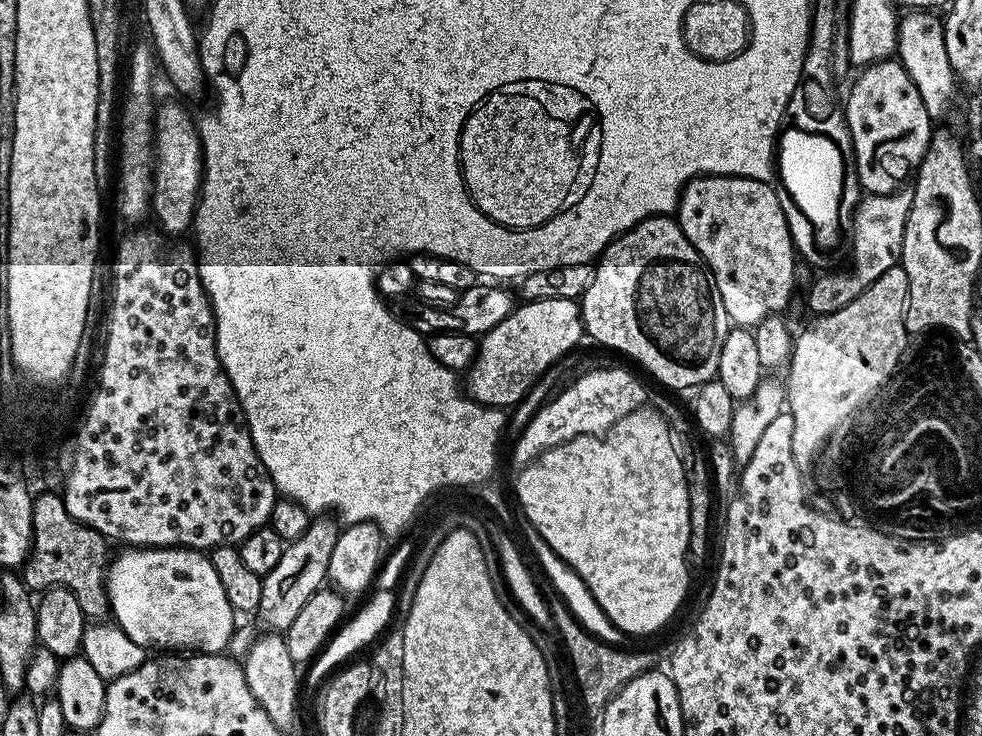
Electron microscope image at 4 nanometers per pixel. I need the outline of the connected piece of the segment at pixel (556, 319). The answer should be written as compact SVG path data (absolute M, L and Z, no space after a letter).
M546 298L517 303L498 326L479 337L476 359L466 373L466 391L480 404L508 410L531 390L532 383L555 360L562 359L585 336L577 301Z

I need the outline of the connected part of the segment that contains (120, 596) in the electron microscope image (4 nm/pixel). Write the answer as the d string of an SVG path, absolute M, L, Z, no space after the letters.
M125 547L111 557L106 577L108 607L111 619L133 642L145 650L183 650L188 654L215 656L228 647L238 627L226 590L214 570L211 559L195 548L134 548Z

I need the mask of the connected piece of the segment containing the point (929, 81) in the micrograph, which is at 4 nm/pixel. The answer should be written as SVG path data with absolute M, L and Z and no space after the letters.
M932 10L905 11L896 25L895 55L906 74L910 74L914 86L918 86L918 94L922 94L922 106L926 106L926 114L933 122L940 122L951 110L952 99L956 96L956 88L958 89L950 57L946 55L943 19Z

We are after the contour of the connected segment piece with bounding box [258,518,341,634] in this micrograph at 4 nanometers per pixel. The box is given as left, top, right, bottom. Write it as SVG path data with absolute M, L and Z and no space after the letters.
M332 518L313 519L301 536L287 541L282 558L278 558L278 566L262 577L264 585L258 619L268 627L265 629L276 634L287 633L290 622L298 618L302 606L306 606L313 594L325 587L330 554L334 551L334 542L338 542L341 530L341 525L335 519L328 519Z

